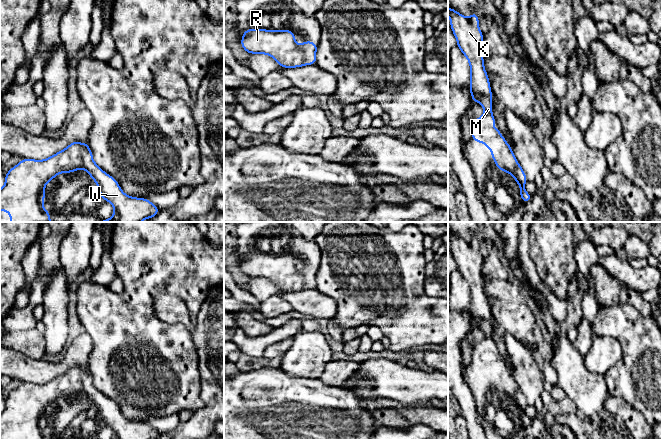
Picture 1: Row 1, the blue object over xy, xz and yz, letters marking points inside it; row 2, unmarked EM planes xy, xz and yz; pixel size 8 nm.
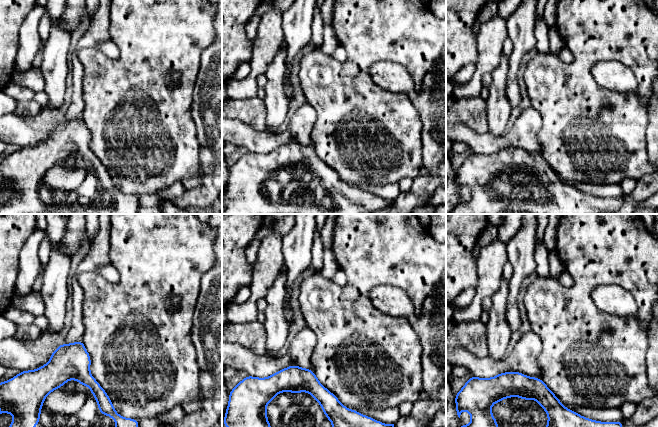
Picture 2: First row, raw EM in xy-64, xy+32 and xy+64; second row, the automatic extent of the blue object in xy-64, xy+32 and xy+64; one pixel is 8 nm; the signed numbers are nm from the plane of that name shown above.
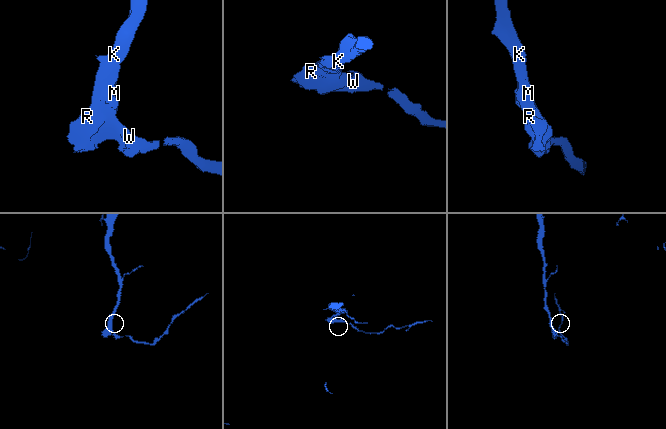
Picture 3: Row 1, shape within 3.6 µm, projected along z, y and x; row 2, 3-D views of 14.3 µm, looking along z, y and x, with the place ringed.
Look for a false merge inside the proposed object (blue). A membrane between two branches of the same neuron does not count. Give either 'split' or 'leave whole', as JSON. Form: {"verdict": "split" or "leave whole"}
{"verdict": "leave whole"}

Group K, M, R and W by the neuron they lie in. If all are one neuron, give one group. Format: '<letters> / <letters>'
K M R W

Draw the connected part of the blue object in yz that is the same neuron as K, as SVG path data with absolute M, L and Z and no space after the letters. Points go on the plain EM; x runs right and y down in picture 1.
M448 231L448 240L457 271L470 289L471 327L479 326L484 332L484 339L472 345L471 363L489 372L496 391L500 395L509 397L518 407L522 426L526 428L532 423L532 419L524 413L524 409L528 406L526 398L499 352L491 350L497 345L492 338L493 321L489 301L484 291L484 258L479 253L478 238L473 235L471 241L467 242Z

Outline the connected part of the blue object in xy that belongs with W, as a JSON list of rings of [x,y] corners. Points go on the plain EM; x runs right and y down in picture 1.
[[[71,366],[65,373],[58,375],[44,384],[23,382],[5,398],[5,409],[0,413],[0,434],[10,439],[50,439],[43,431],[45,424],[45,409],[51,406],[59,397],[73,397],[79,393],[88,396],[97,408],[97,413],[104,425],[113,429],[113,439],[157,439],[161,433],[147,422],[126,419],[118,405],[103,395],[93,384],[88,367]]]

